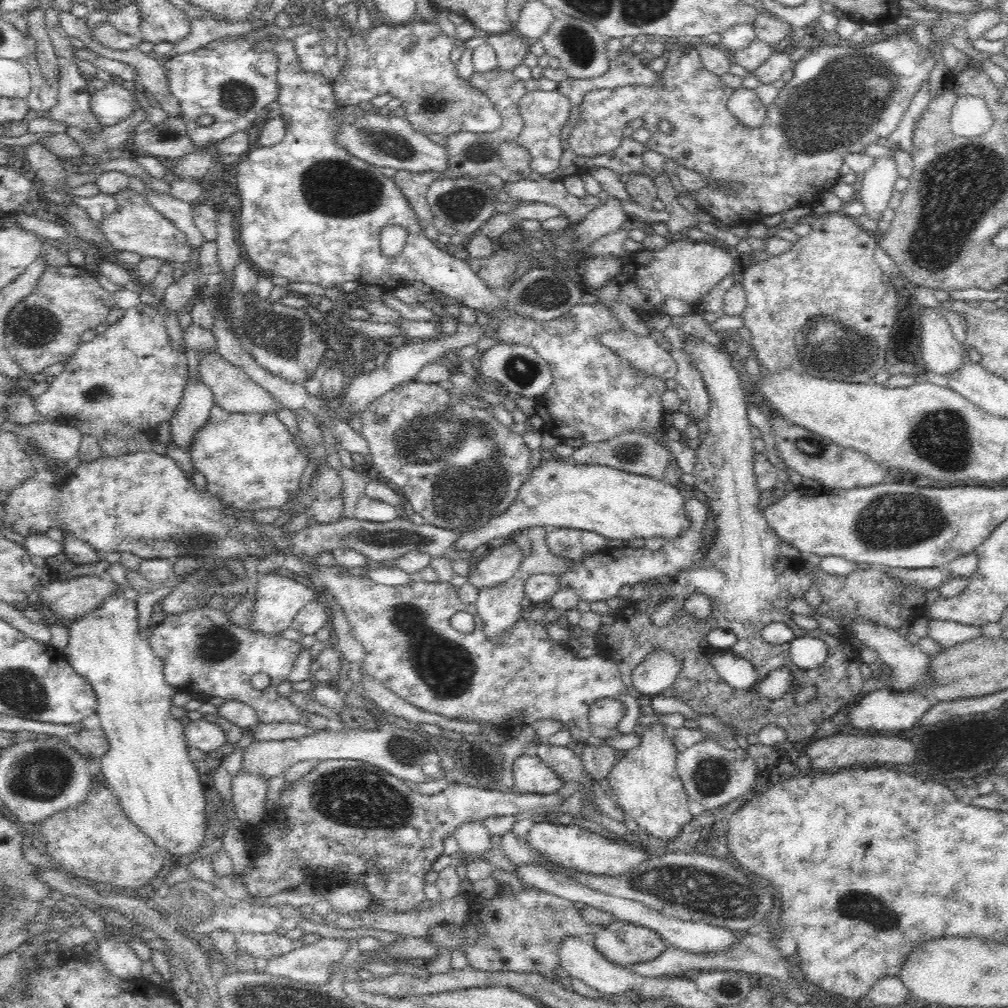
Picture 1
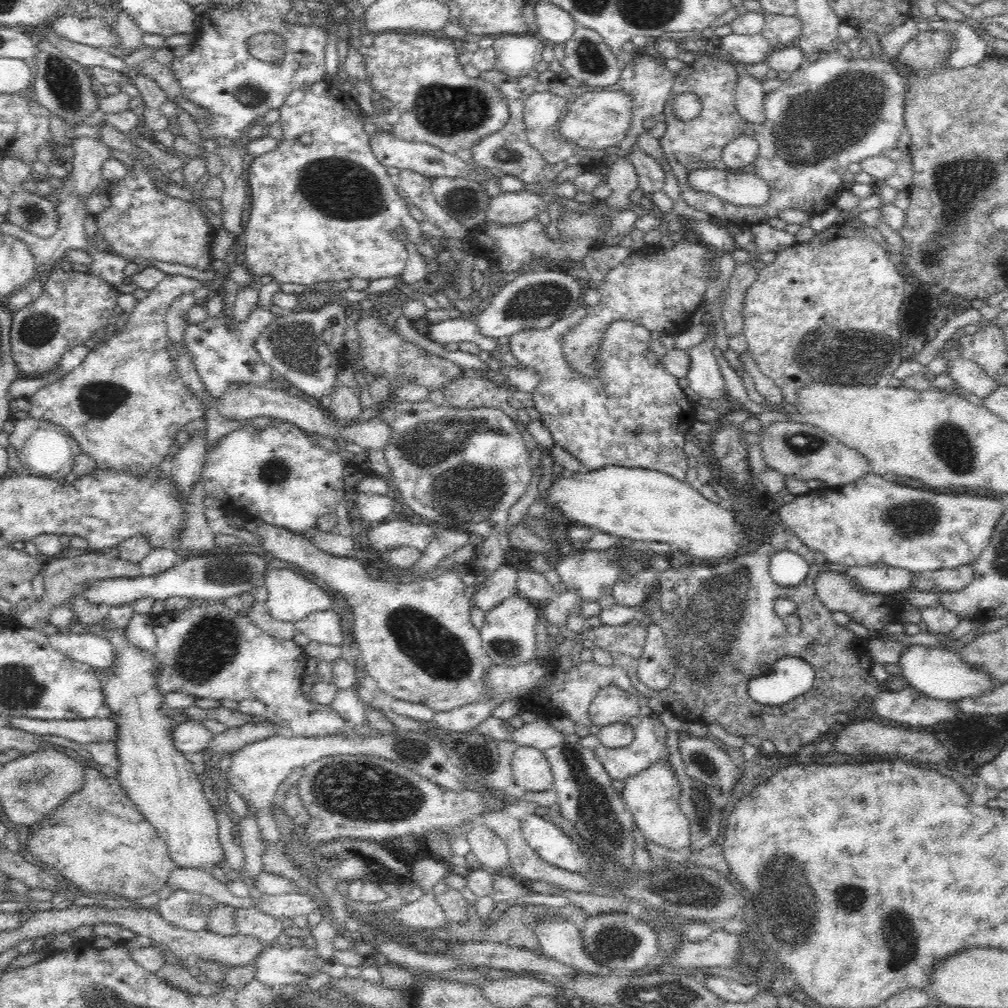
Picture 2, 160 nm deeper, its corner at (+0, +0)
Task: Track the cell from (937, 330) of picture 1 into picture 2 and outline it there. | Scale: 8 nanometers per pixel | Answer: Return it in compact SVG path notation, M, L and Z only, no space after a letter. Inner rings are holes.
M962 357L954 361L949 369L949 376L952 376L954 382L964 388L966 392L974 394L982 400L988 398L989 394L992 394L1002 385L990 377L989 374L986 374L976 363Z

